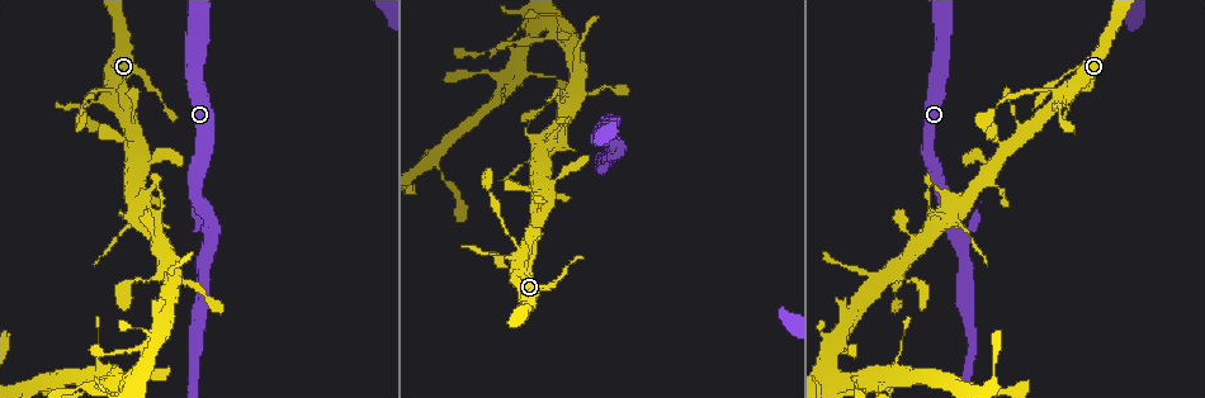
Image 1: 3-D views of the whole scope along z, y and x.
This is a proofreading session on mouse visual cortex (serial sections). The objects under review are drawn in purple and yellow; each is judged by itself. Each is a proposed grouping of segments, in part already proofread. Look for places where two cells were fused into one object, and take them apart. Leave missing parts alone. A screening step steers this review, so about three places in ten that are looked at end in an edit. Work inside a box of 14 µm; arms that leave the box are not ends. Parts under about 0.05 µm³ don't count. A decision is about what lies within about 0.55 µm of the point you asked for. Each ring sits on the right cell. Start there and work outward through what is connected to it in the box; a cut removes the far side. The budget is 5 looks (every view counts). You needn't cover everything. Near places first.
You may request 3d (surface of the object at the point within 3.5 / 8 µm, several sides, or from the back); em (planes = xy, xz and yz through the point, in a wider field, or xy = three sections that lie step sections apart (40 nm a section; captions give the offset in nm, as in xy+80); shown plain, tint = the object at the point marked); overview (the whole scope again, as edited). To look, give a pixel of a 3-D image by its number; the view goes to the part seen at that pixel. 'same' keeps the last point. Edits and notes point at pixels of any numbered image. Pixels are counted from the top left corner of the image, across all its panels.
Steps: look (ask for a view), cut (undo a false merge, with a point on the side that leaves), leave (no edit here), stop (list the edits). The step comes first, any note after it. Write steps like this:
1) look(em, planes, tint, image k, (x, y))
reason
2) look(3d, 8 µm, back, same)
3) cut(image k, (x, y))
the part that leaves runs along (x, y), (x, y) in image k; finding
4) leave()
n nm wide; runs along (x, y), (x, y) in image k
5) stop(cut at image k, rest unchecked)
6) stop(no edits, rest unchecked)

look(3d, 3.5 µm, back, image 1, (1062, 105))
sudden change in width

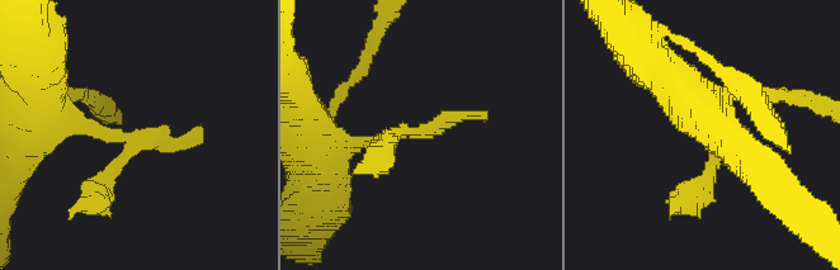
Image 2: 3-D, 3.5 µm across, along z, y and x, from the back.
look(em, xy, step 5, tint, image 2, (406, 135))
need the tissue

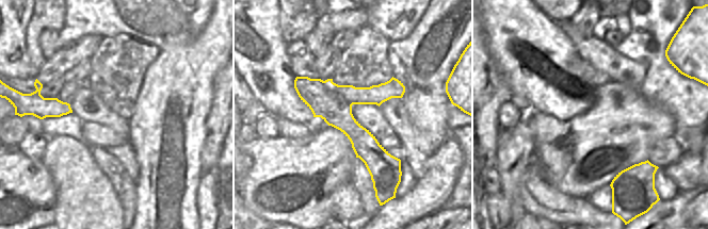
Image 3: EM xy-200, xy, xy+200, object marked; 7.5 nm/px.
leave()
runs along (50, 108), (131, 147), (93, 198) in image 2; all the same cell

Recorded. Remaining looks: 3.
look(3d, 3.5 µm, image 1, (611, 157))
thin neck

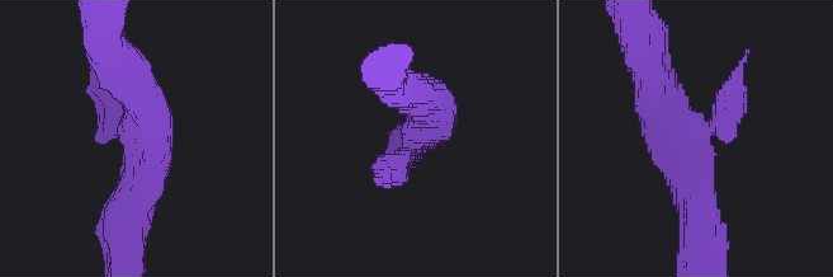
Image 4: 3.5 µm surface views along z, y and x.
look(em, xy, step 3, tint, image 4, (695, 128))
3 arms; arms of 300, 450, 500 nm; now the EM

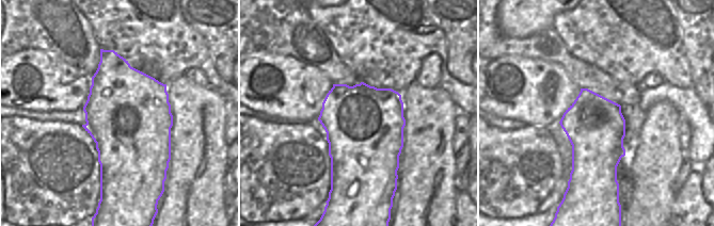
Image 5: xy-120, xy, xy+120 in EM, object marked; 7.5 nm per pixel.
look(em, xy, step 2, tint, same)
cut it another way

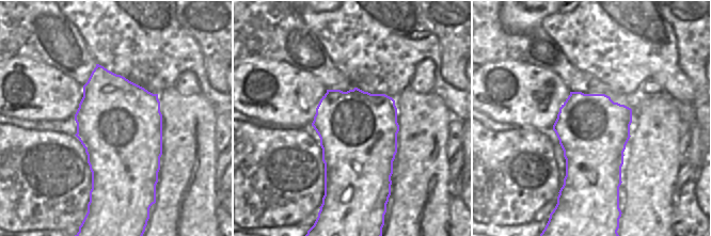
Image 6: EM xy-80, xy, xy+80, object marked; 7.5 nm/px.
cut(image 4, (738, 104))
two cells meet here

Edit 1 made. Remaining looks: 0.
stop(cut at image 4, rest unchecked)

